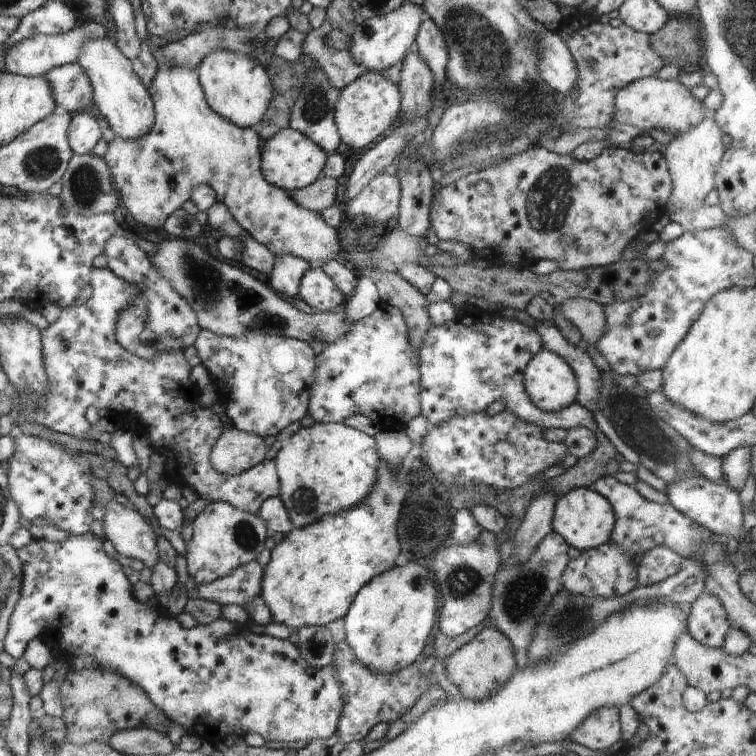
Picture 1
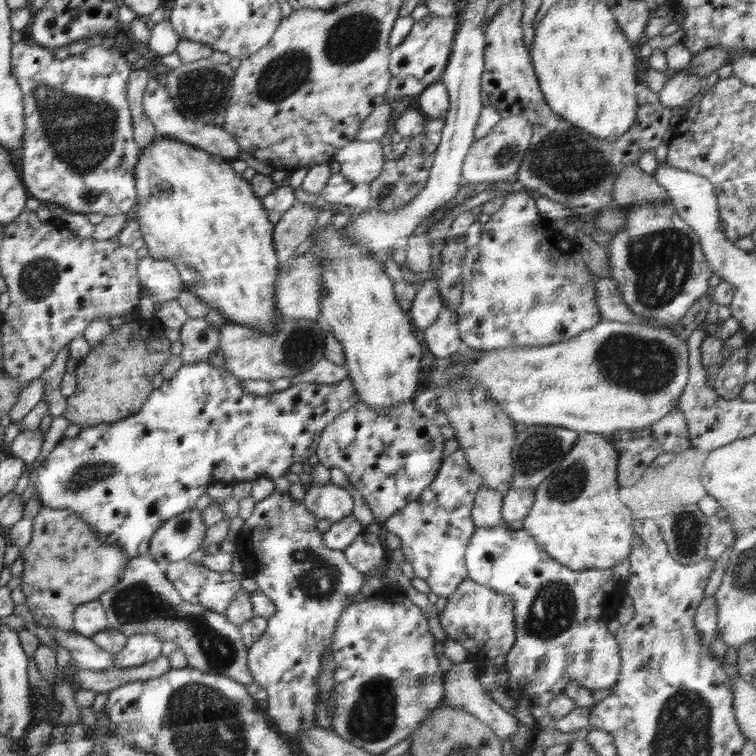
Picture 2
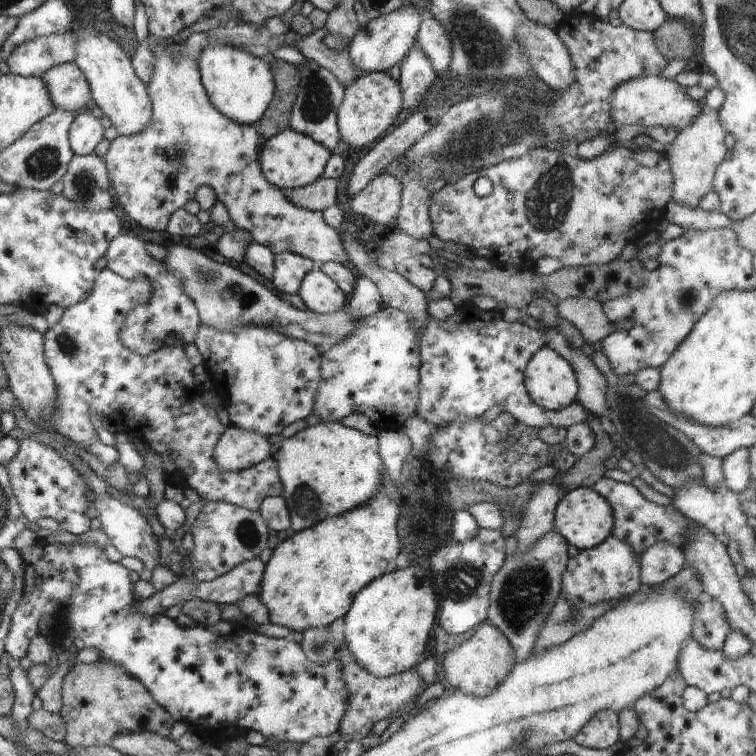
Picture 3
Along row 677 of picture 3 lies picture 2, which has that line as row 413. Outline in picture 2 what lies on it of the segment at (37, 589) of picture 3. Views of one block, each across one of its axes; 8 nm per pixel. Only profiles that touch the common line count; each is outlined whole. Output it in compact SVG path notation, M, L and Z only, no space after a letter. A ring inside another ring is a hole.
M200 361L182 365L176 374L168 380L164 380L159 388L153 390L148 399L141 405L135 414L114 422L113 424L98 424L81 430L76 438L63 438L56 447L46 456L46 459L39 464L27 464L26 472L28 480L34 486L34 494L40 500L41 506L52 508L52 510L70 510L78 514L79 518L89 527L89 530L100 542L107 542L118 548L123 548L126 556L133 559L144 554L148 554L148 547L151 537L155 531L165 524L173 516L187 511L196 505L200 496L207 494L207 486L215 482L225 482L235 484L239 482L250 482L259 478L269 478L275 481L284 477L290 472L289 467L293 463L304 464L309 457L317 452L317 444L320 441L320 434L324 428L331 424L336 416L340 416L350 407L358 403L355 396L352 380L346 377L336 384L316 384L314 382L300 382L293 384L289 388L281 390L268 396L255 396L244 392L241 388L240 378L226 371L224 368L215 368L206 361Z

